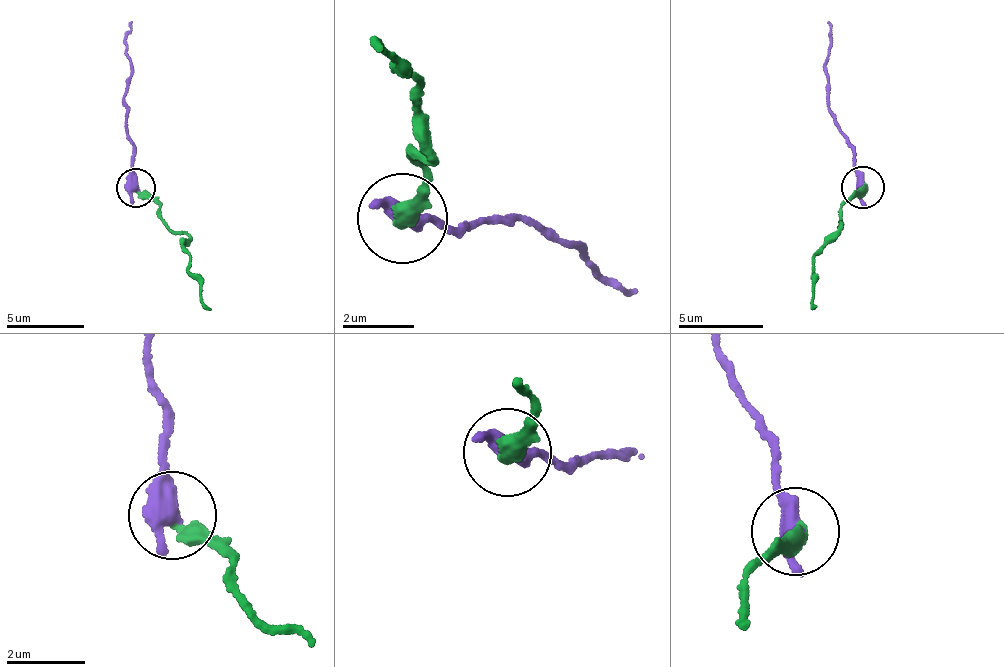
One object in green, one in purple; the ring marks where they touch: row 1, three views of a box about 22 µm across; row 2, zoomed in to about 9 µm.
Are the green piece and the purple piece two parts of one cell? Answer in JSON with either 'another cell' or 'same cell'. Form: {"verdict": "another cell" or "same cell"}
{"verdict": "another cell"}

